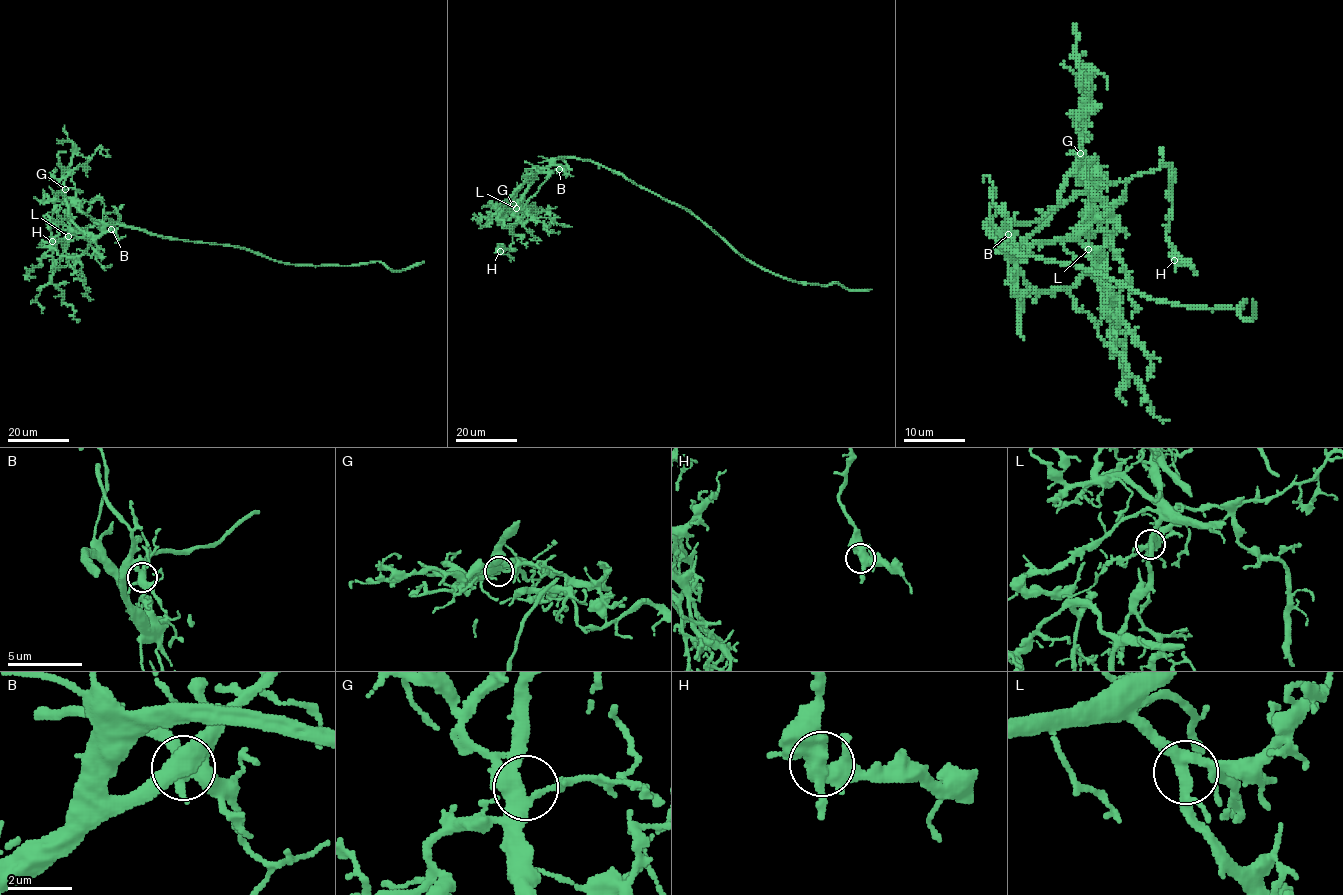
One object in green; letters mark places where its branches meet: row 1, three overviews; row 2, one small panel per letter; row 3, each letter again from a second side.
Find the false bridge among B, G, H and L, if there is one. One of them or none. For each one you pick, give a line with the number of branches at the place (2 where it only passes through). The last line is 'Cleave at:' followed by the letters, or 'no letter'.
B: Branches: 4
Cleave at: B

